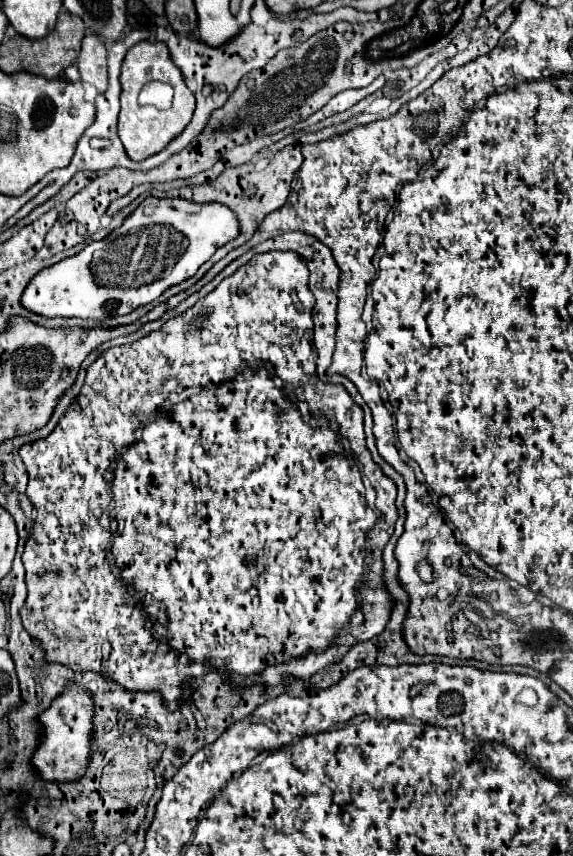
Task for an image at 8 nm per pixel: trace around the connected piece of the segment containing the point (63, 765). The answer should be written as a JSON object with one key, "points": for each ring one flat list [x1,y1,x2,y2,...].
{"points":[[70,685,58,699,52,701,50,709,46,709,40,715,44,737,38,751,32,757,32,765,44,779,64,781,64,779,78,779,84,775,86,763,90,759,92,713,94,713,94,703,88,689]]}

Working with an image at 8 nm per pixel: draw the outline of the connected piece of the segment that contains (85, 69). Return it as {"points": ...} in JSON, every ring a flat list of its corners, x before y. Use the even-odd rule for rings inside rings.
{"points":[[90,33,82,39,82,51,78,57,78,69,84,83,90,83,98,89,98,93,106,91,108,73,106,73,106,45,100,35]]}

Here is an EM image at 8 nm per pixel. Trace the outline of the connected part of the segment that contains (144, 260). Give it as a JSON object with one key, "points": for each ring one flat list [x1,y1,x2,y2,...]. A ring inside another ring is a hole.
{"points":[[148,197,108,237,104,237,102,241,92,241,80,253,76,253,68,259,62,259,62,261,46,267,46,269,42,269,40,273,36,273,32,277,32,281,28,283,28,287,24,289,24,293,20,297,20,305,24,309,36,313,36,315,42,315,42,317,66,317,66,319,78,317,78,319,102,321,102,319,112,317,112,315,128,315,136,307,158,299,170,285,178,285,184,279,192,277,198,271,198,267,214,255,216,247,228,243,236,235,238,235,236,215,220,203,200,205,200,203,186,201,186,199,154,199,154,197],[164,227,174,229,176,233,184,235,186,239,182,243,172,241,170,231,166,231,166,235,160,231],[140,239,142,239,142,243,146,243,150,239,150,243,154,243,154,245,134,247,136,241,140,241]]}

